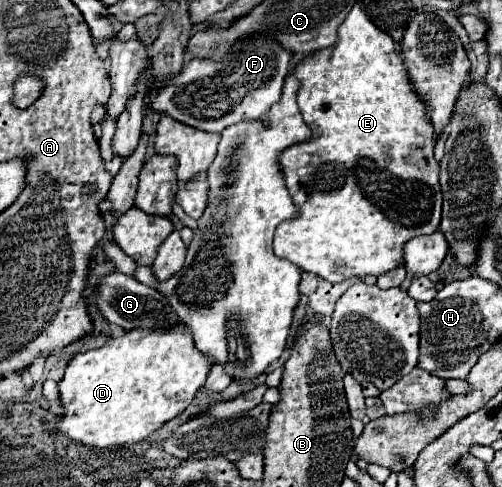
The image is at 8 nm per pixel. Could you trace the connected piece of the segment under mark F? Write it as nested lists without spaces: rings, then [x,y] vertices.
[[[262,37],[242,39],[242,43],[236,43],[232,49],[232,55],[222,61],[186,59],[182,71],[160,89],[152,109],[164,111],[196,129],[222,133],[242,119],[260,119],[274,103],[278,103],[290,59],[286,49]]]

